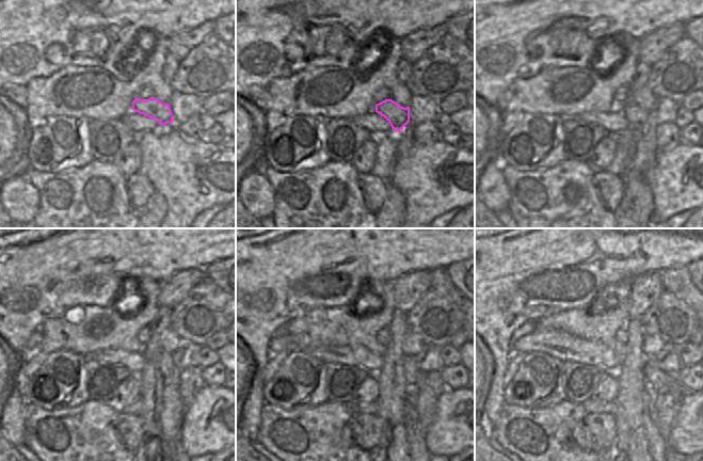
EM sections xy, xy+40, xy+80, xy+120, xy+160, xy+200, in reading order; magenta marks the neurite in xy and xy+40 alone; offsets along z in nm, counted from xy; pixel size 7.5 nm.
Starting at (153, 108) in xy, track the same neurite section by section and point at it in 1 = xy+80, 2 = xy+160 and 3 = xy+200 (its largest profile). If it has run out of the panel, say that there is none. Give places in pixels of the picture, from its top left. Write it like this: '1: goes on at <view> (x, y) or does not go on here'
1: goes on at xy+80 (636, 116)
2: goes on at xy+160 (411, 370)
3: goes on at xy+200 (660, 382)

